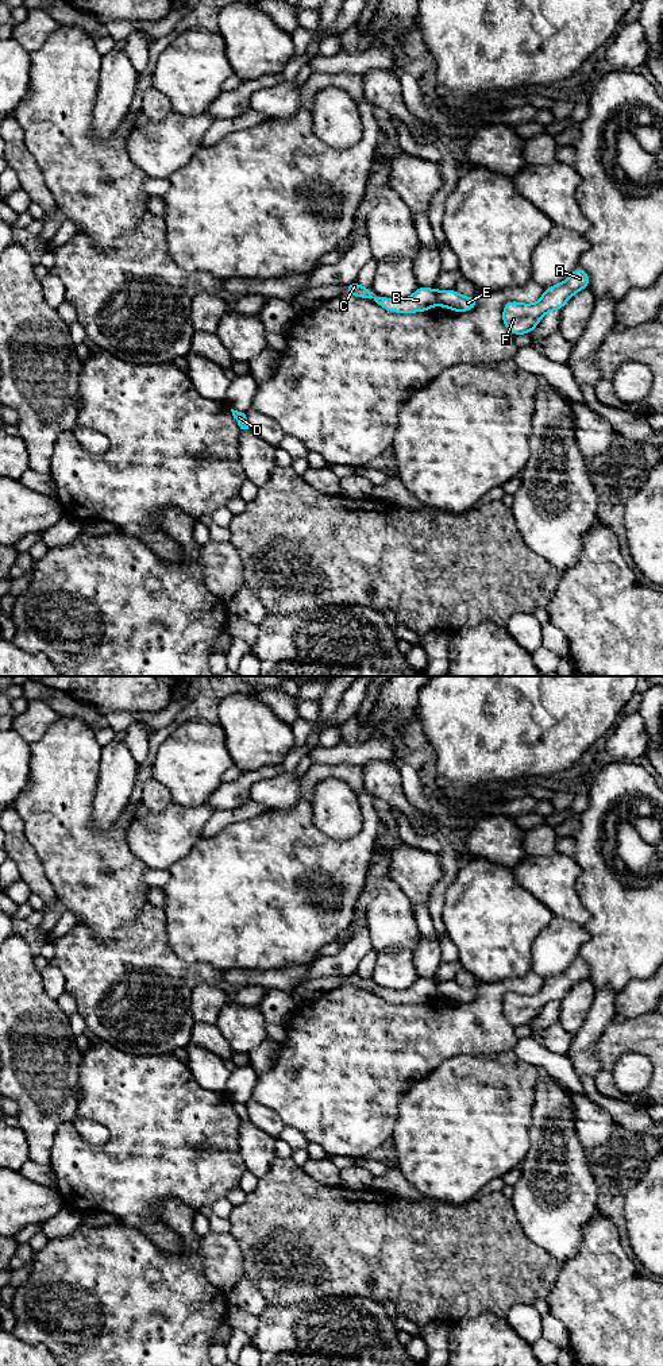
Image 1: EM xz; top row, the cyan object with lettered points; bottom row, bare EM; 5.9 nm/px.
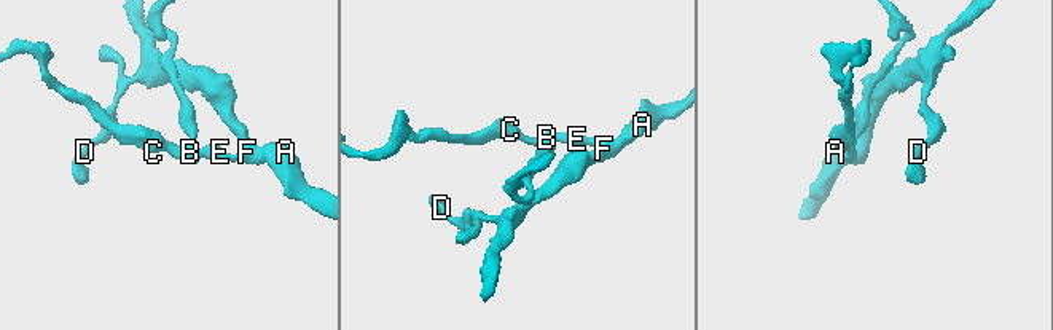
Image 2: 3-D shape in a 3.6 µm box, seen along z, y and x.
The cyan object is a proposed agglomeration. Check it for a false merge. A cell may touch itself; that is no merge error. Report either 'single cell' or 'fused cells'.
fused cells

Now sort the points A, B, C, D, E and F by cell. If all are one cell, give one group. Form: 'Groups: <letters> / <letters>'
Groups: A D E F / B C

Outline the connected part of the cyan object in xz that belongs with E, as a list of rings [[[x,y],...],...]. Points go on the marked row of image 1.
[[[455,289],[437,290],[437,305],[454,312],[469,312],[477,306],[477,297],[463,297]]]

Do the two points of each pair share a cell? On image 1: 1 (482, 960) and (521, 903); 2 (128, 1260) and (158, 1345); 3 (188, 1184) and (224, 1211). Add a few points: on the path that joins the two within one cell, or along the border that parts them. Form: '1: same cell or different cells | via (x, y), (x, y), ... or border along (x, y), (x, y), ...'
1: same cell | via (493, 946), (494, 930), (508, 917)
2: same cell | via (128, 1281), (128, 1315), (137, 1323)
3: different cells | border along (226, 1196), (209, 1206)

